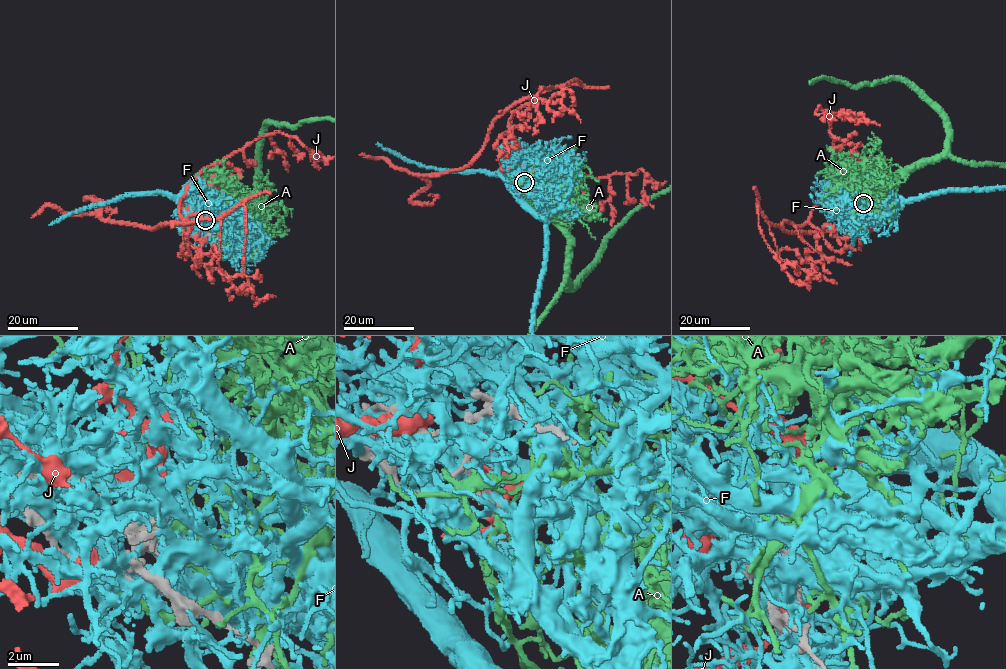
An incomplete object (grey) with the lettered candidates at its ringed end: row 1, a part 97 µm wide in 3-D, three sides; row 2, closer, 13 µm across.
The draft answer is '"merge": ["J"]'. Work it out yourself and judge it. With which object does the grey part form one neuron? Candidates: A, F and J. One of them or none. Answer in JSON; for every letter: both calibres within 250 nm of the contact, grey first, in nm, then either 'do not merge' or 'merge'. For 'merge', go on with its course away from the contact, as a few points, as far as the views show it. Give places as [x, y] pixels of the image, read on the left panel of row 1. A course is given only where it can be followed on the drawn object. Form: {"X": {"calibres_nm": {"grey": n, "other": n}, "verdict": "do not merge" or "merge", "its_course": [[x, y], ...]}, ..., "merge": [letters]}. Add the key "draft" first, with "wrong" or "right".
{"draft": "wrong", "A": {"calibres_nm": {"grey": 320, "other": 160}, "verdict": "do not merge"}, "F": {"calibres_nm": {"grey": 360, "other": 150}, "verdict": "do not merge"}, "J": {"calibres_nm": {"grey": 340, "other": 200}, "verdict": "do not merge"}, "merge": []}

